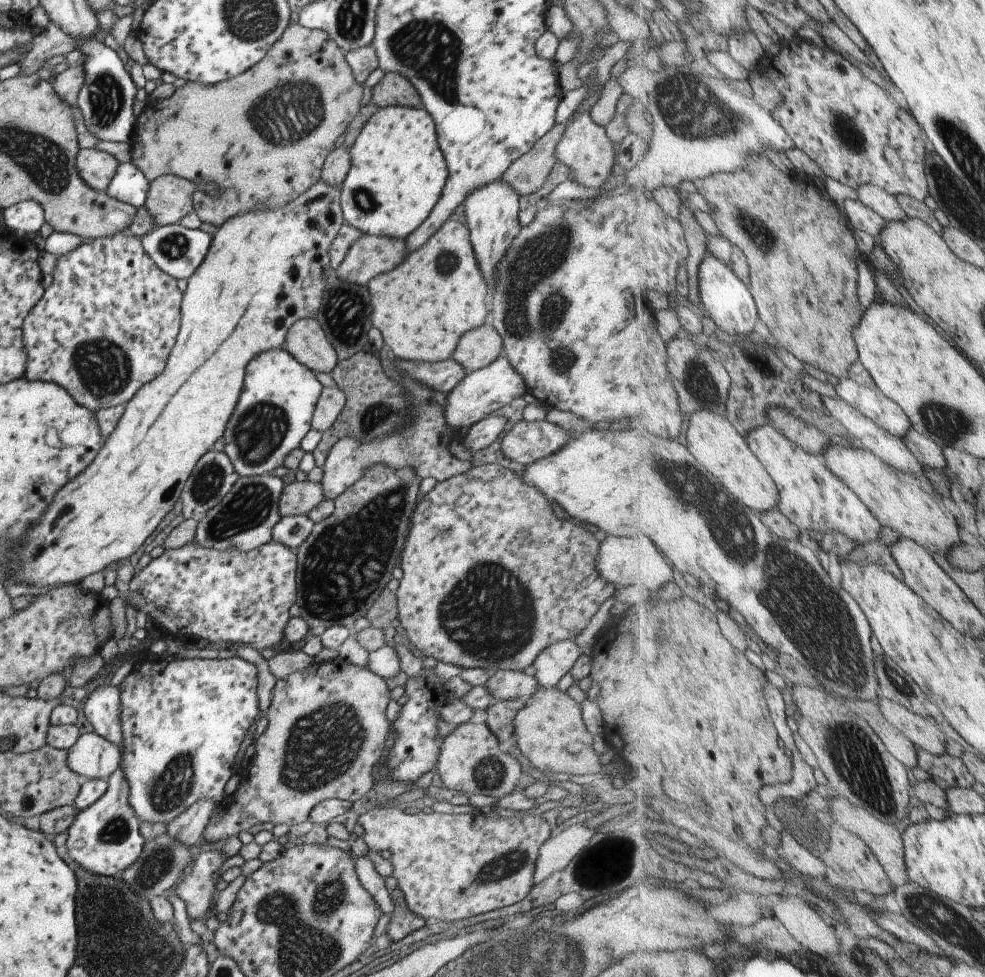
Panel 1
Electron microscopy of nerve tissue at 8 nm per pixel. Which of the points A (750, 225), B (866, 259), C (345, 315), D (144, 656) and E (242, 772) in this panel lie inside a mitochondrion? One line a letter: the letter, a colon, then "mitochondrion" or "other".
A: mitochondrion
B: other
C: mitochondrion
D: other
E: other

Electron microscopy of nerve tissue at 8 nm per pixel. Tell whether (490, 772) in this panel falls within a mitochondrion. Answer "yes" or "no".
yes

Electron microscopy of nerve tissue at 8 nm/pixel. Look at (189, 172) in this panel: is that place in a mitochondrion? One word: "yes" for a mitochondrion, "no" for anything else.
no

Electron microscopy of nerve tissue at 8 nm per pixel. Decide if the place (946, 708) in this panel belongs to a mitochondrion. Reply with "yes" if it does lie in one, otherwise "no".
no

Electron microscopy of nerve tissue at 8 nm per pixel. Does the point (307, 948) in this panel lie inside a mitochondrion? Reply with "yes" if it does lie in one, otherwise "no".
yes

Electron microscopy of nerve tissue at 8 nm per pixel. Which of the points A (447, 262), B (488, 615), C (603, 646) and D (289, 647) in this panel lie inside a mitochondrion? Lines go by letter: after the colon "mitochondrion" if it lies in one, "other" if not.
A: mitochondrion
B: mitochondrion
C: other
D: other

